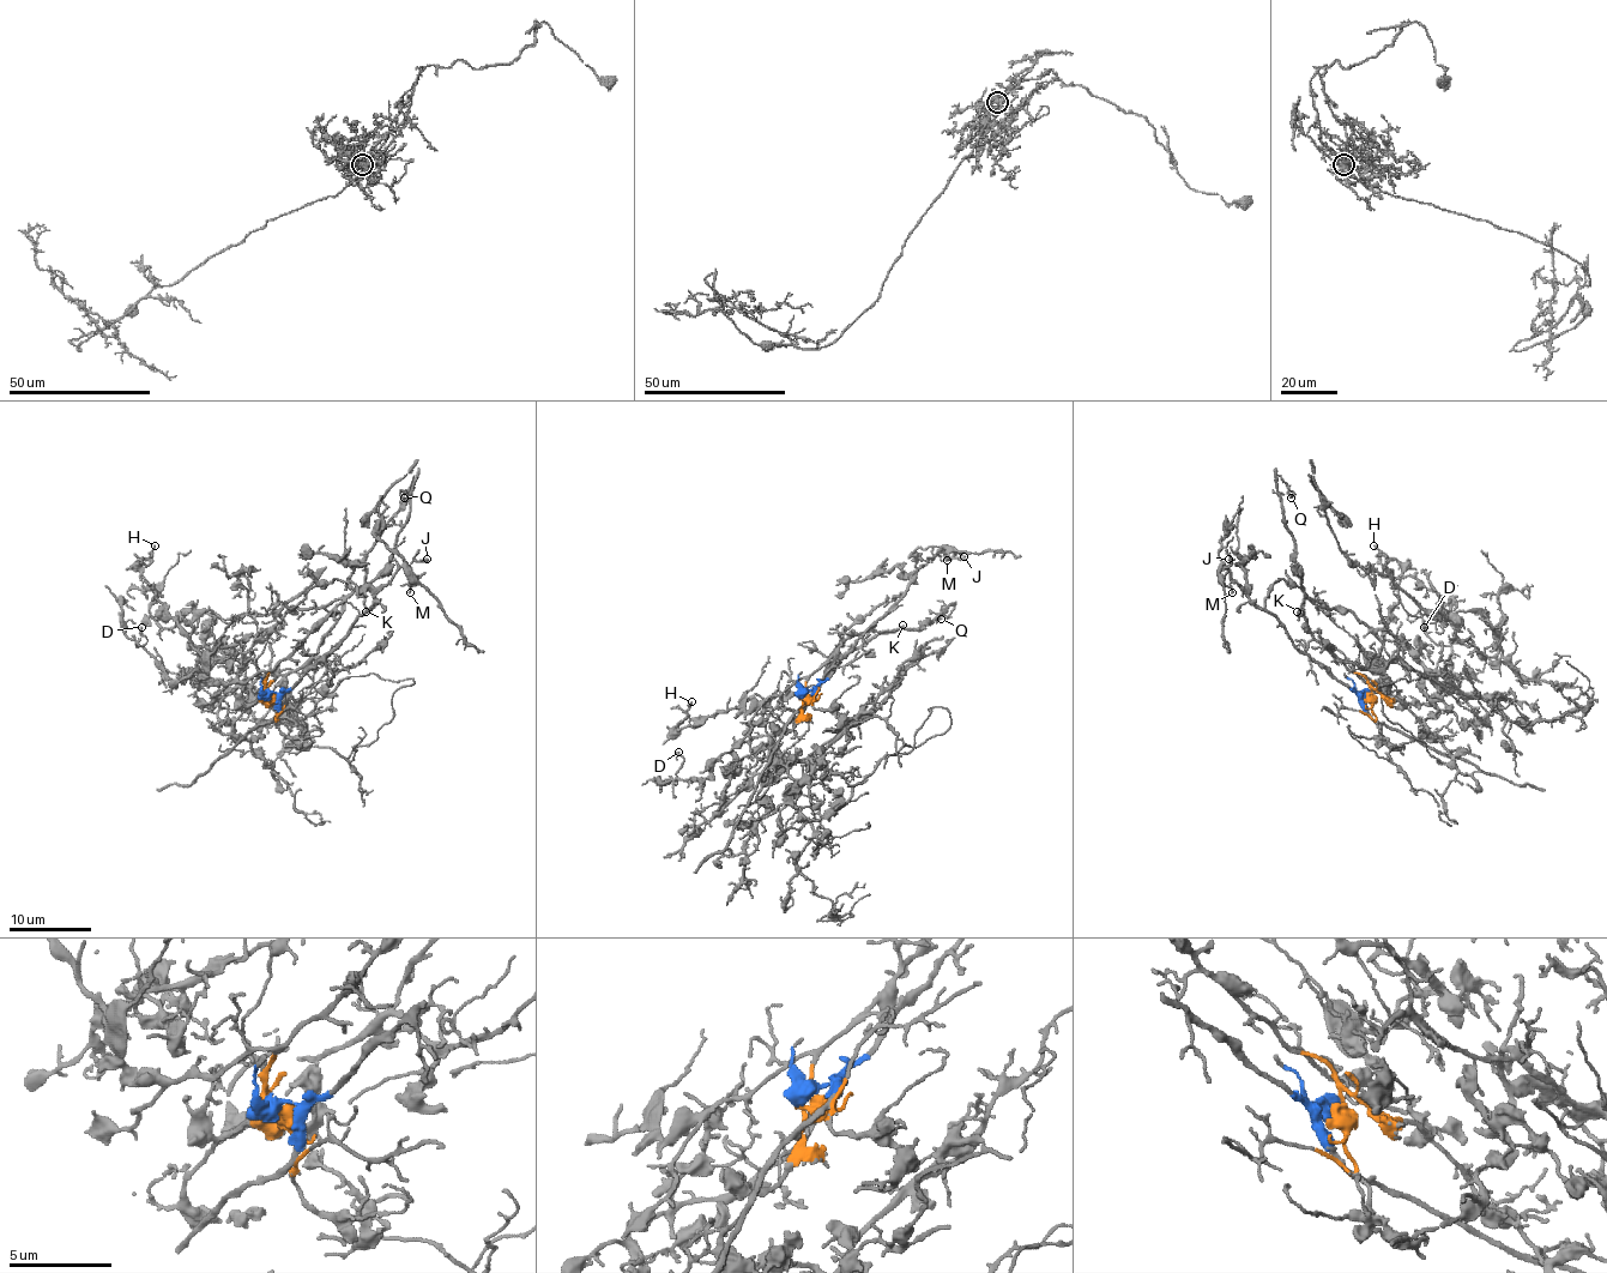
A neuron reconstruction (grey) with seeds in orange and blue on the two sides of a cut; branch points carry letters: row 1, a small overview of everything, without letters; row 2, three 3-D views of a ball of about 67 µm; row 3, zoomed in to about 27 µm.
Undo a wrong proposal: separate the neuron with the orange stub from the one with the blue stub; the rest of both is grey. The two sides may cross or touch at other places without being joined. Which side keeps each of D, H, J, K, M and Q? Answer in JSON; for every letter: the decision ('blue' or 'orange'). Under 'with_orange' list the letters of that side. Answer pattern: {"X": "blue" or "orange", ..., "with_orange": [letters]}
{"D": "orange", "H": "orange", "J": "blue", "K": "orange", "M": "blue", "Q": "orange", "with_orange": ["D", "H", "K", "Q"]}

